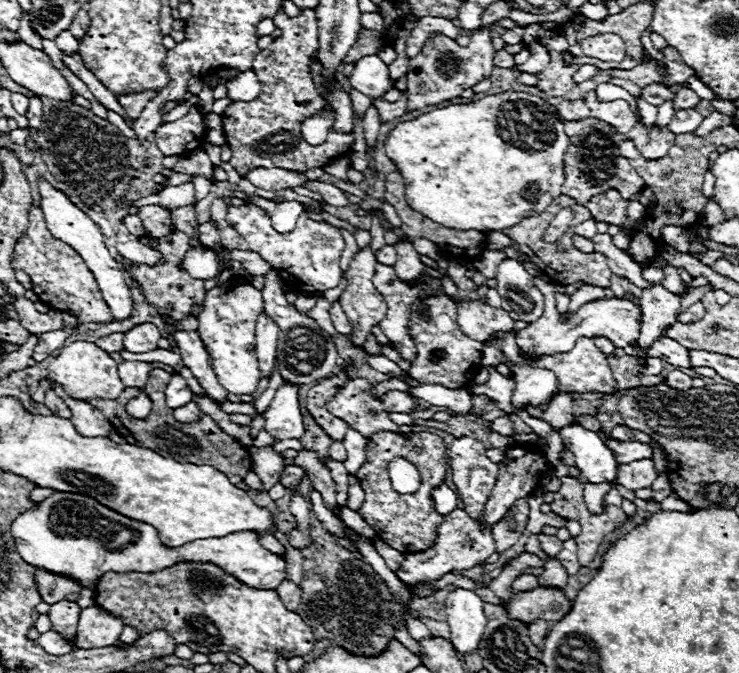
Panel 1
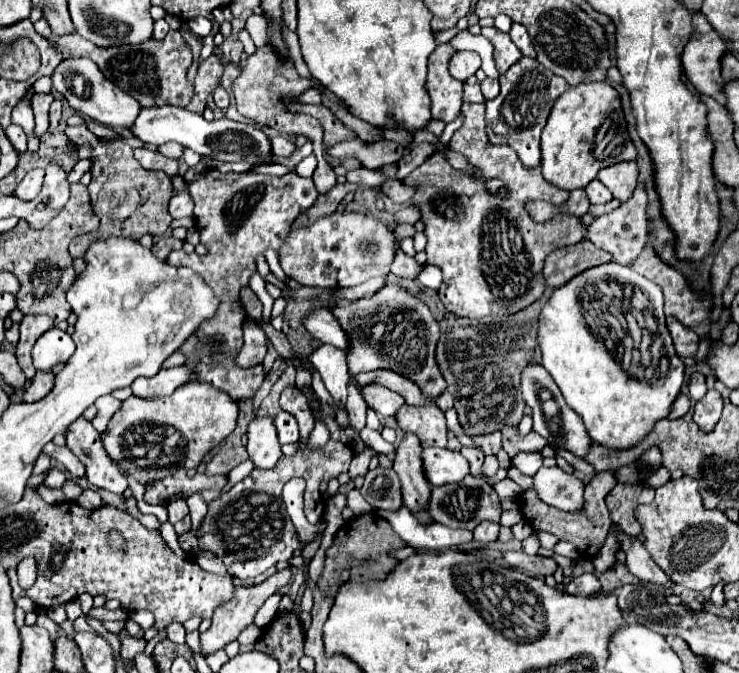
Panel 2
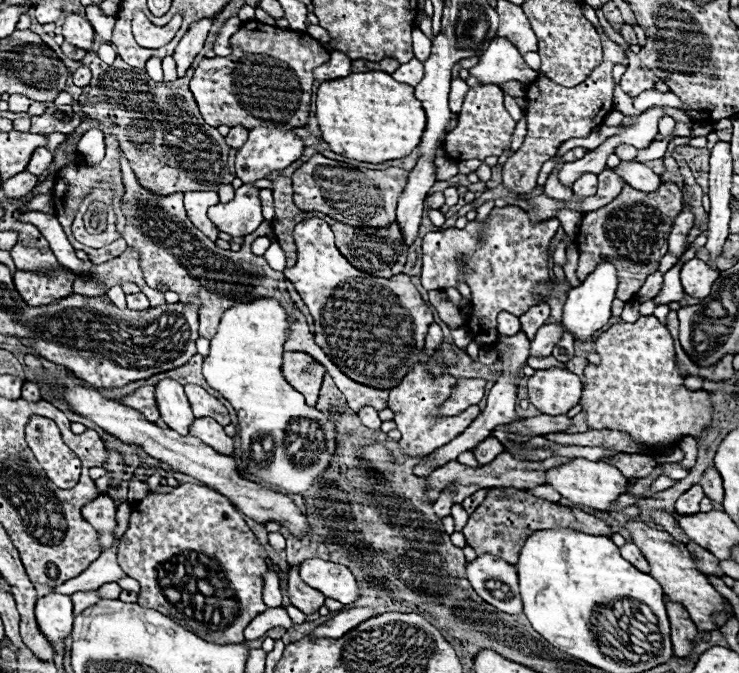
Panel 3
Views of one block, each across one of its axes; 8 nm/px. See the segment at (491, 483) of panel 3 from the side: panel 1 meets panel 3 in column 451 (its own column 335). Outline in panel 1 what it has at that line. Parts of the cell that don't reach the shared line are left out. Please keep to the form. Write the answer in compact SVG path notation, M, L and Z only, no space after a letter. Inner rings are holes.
M334 460L328 462L328 470L332 472L332 480L336 484L336 492L338 492L336 500L344 506L348 502L348 472L342 462L334 462Z

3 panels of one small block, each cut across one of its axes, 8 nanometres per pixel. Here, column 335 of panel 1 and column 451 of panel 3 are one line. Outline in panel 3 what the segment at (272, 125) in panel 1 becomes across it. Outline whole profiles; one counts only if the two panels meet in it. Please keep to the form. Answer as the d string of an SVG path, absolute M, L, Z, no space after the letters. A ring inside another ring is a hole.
M486 84L484 88L470 88L462 109L458 112L458 126L446 134L444 138L444 152L454 158L456 162L460 160L484 160L486 156L500 156L506 146L510 146L512 132L514 132L516 122L504 108L504 92L496 84Z

